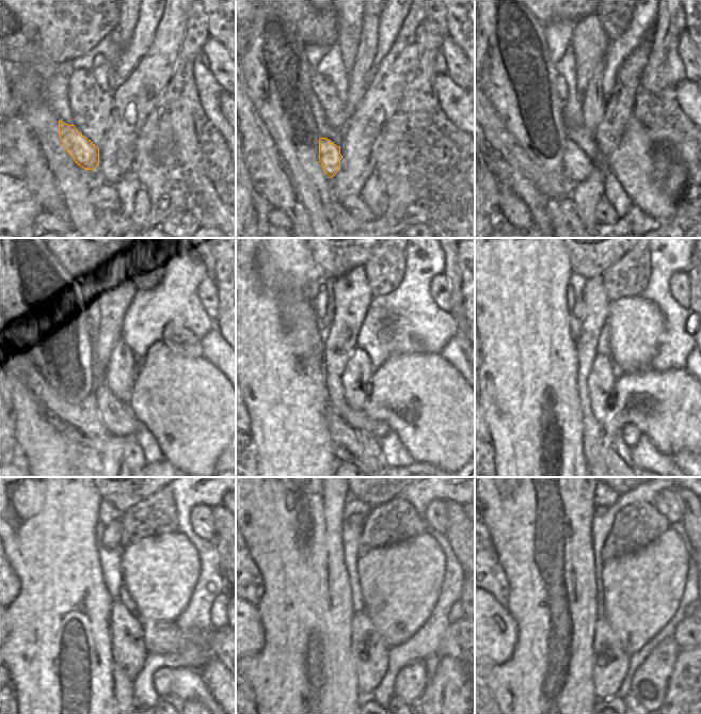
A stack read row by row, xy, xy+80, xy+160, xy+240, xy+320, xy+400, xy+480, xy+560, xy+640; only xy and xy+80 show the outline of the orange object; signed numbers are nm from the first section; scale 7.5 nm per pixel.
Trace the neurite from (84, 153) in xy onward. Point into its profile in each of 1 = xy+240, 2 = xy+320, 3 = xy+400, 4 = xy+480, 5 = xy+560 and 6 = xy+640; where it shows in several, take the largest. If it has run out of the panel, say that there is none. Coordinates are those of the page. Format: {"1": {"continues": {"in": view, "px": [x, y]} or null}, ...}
{"1": {"continues": {"in": "xy+240", "px": [120, 419]}}, "2": {"continues": {"in": "xy+320", "px": [357, 419]}}, "3": {"continues": {"in": "xy+400", "px": [631, 434]}}, "4": {"continues": {"in": "xy+480", "px": [162, 678]}}, "5": {"continues": {"in": "xy+560", "px": [411, 681]}}, "6": {"continues": {"in": "xy+640", "px": [649, 684]}}}

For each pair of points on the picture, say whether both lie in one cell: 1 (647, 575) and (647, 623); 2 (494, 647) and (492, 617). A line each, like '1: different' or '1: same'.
1: same
2: same

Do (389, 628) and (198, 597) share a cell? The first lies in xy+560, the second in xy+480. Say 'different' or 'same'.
different

